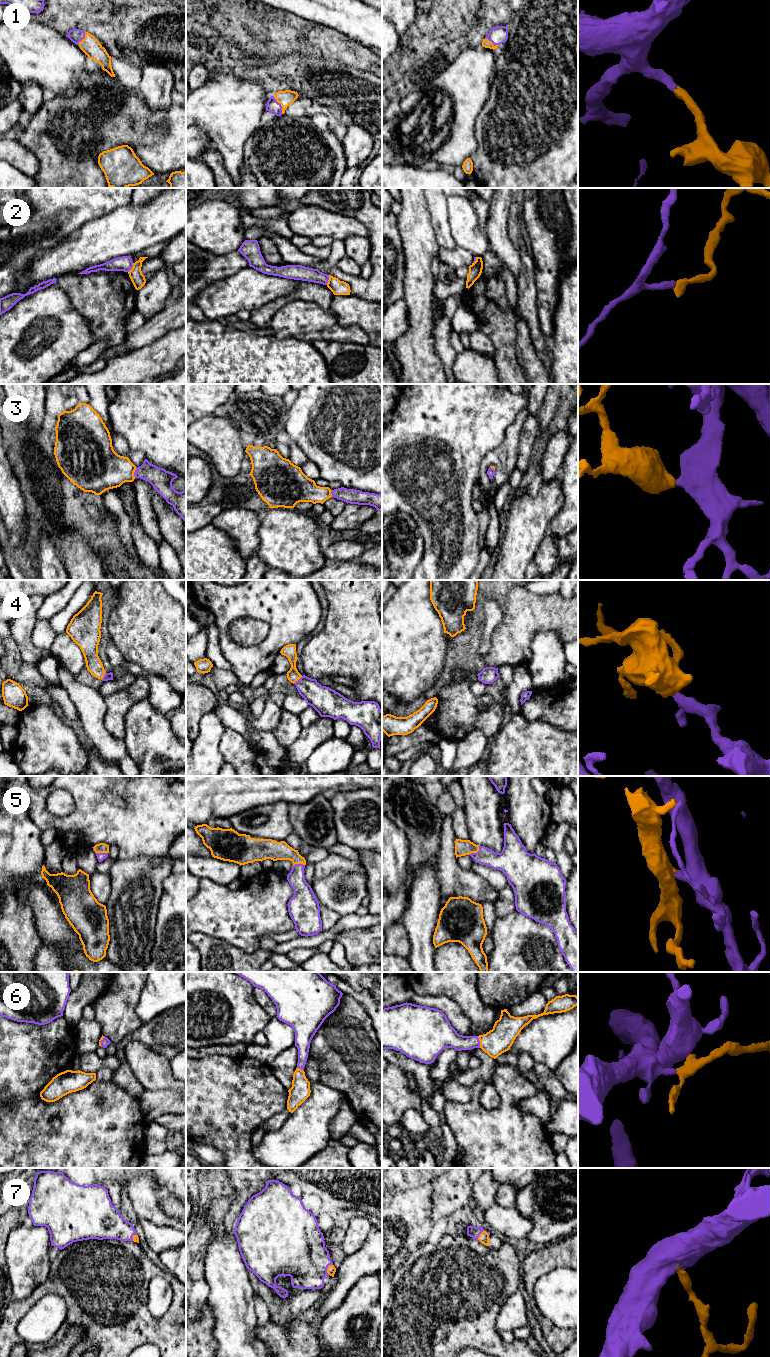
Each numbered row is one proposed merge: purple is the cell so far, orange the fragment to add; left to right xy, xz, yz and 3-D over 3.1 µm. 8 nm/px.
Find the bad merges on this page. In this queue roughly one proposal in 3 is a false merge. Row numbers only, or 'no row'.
2

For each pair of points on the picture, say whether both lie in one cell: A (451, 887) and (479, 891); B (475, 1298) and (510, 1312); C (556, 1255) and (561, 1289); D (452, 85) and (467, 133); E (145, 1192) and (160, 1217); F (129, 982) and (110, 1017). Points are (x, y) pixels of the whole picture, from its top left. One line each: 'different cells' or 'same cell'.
A: same cell
B: different cells
C: different cells
D: same cell
E: same cell
F: same cell

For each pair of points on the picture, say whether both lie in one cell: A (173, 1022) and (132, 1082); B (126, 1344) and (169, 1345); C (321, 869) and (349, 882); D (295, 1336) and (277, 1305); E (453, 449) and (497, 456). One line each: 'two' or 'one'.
A: one
B: one
C: two
D: two
E: two

